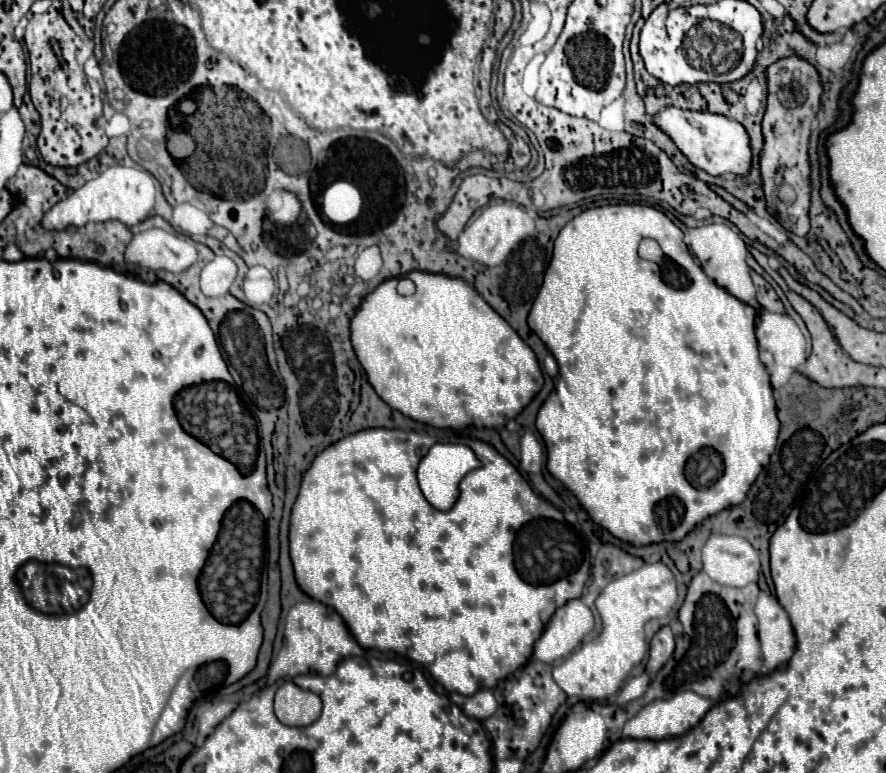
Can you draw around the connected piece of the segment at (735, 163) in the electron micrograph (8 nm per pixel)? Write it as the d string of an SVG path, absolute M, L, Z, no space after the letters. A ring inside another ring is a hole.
M664 107L660 113L652 115L652 121L658 129L662 129L674 143L676 147L686 155L686 159L710 173L710 175L724 175L724 173L734 173L734 175L746 175L750 169L752 153L750 153L750 141L746 129L724 115L716 113L702 113L702 111L684 111L678 107Z

